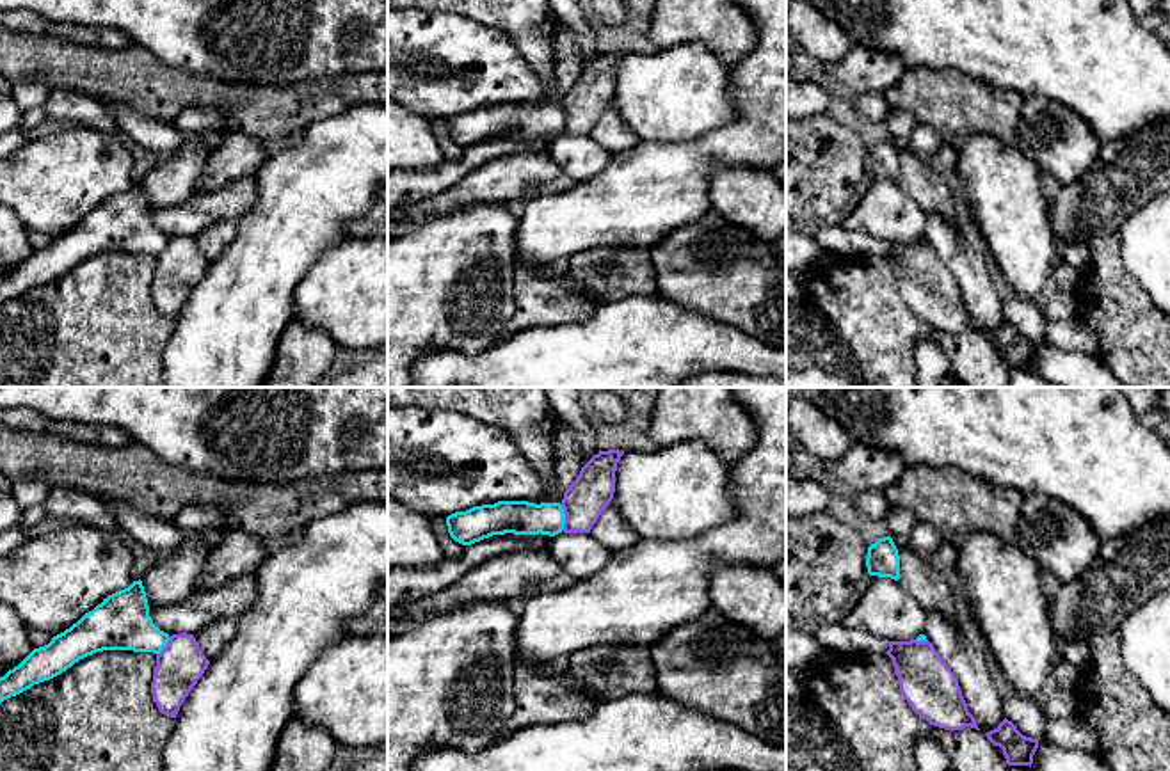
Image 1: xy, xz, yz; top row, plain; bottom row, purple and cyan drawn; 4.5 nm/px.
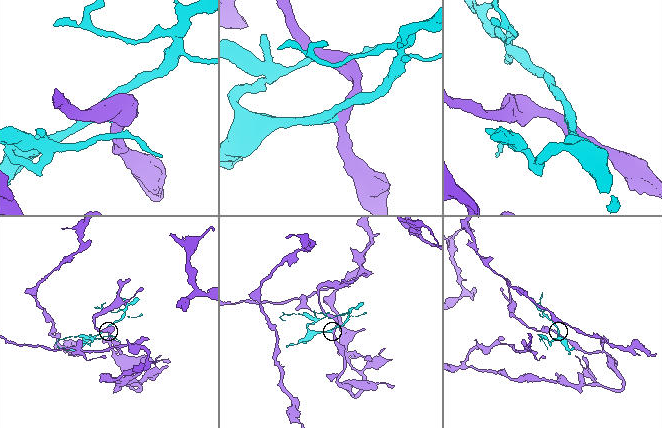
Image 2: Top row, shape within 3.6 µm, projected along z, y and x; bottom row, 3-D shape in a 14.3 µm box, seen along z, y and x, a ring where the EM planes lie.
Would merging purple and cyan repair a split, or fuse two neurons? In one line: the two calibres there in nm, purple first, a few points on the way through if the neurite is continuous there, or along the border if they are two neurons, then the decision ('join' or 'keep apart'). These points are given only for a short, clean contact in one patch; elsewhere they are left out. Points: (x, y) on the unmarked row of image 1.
calibres 190 and 160 nm; border xz (560, 107), (564, 116), (562, 132); keep apart

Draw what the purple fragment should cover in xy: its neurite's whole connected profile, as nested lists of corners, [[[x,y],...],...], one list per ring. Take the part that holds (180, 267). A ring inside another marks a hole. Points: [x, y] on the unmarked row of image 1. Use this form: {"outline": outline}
{"outline": [[[172,236],[167,247],[156,256],[156,268],[151,284],[153,304],[165,318],[176,320],[181,306],[203,279],[210,263],[201,254],[194,236]]]}

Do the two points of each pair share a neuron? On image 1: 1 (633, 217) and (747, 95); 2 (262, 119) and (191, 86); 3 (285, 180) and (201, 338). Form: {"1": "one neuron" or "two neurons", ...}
{"1": "one neuron", "2": "one neuron", "3": "one neuron"}

